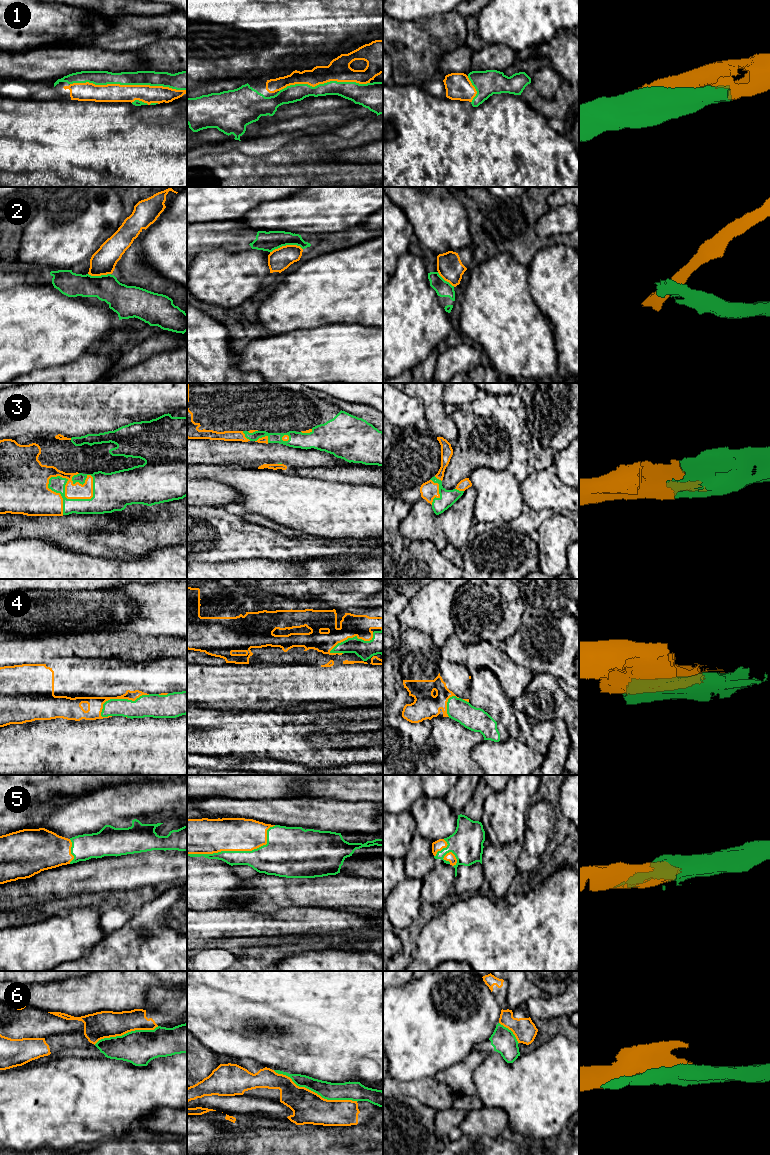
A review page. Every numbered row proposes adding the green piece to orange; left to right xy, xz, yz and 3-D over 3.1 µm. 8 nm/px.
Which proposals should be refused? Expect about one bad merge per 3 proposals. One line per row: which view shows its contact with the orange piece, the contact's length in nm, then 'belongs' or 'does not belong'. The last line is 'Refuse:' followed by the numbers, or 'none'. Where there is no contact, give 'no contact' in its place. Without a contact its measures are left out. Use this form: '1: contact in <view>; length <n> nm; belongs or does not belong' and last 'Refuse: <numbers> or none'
1: contact in xy; length 950 nm; belongs
2: contact in xz; length 260 nm; does not belong
3: contact in xy; length 400 nm; belongs
4: contact in xy; length 440 nm; does not belong
5: contact in xz; length 750 nm; belongs
6: contact in xz; length 700 nm; does not belong
Refuse: 2, 4, 6

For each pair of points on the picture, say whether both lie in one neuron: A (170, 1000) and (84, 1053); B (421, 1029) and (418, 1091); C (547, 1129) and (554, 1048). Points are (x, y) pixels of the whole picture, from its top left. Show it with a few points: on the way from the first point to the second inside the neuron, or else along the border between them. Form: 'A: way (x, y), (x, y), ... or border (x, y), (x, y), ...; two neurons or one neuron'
A: way (145, 1019), (103, 1024), (93, 1030); one neuron
B: border (433, 1076), (416, 1078), (408, 1085); two neurons
C: way (547, 1109), (547, 1087), (554, 1080), (554, 1068); one neuron

